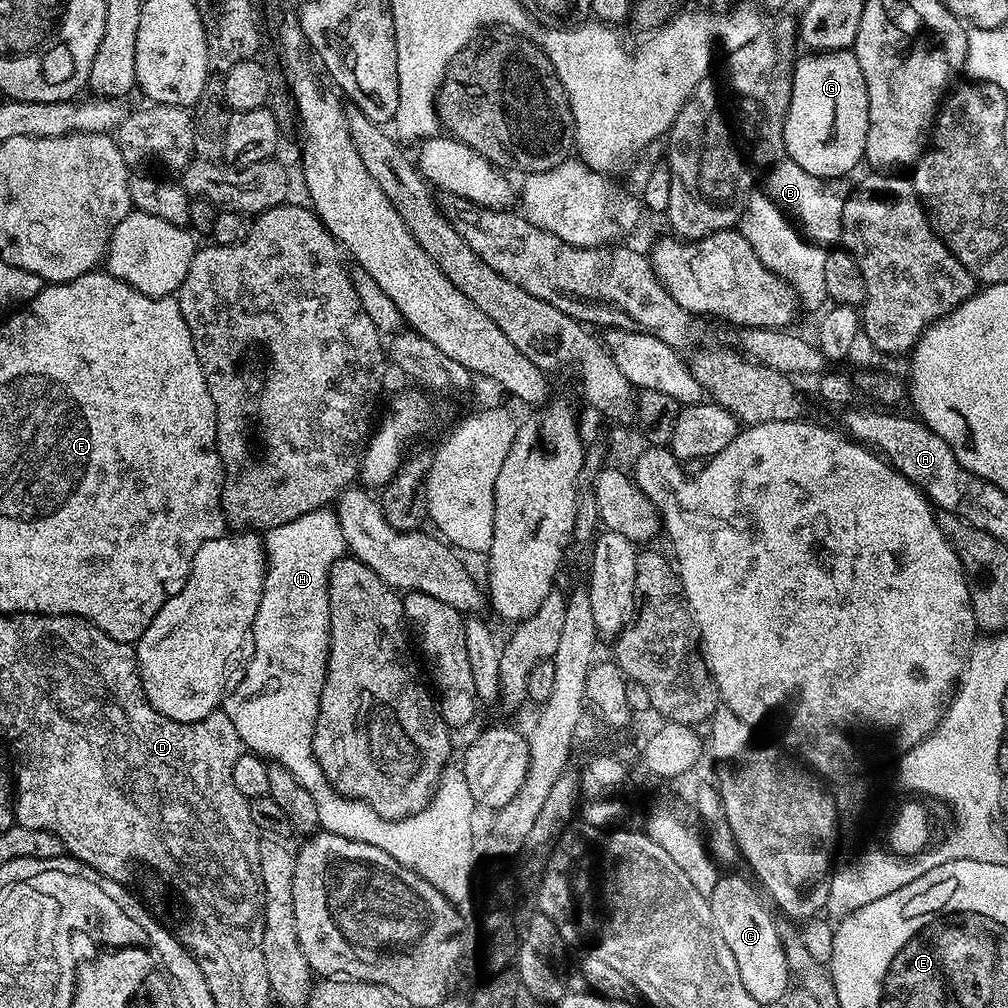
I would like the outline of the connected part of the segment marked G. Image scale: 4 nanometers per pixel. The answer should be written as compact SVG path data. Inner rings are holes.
M845 50L843 52L813 52L804 54L797 59L792 69L792 93L790 94L790 106L786 114L786 126L784 127L784 151L787 159L792 160L806 174L821 176L827 180L847 177L847 172L855 170L864 160L864 151L866 150L866 130L870 126L870 106L868 105L868 95L866 94L866 78L862 78L862 66L858 66L858 58L855 51Z

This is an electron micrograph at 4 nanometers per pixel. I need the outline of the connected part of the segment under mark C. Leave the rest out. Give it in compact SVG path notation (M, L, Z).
M721 875L712 895L706 900L708 915L722 942L726 942L730 954L734 954L734 963L738 966L738 978L742 978L745 997L749 1001L757 1000L760 1004L779 1005L790 991L788 956L784 953L780 932L772 921L773 913L765 897L758 891L757 885L751 879L748 880L743 880L740 876Z

